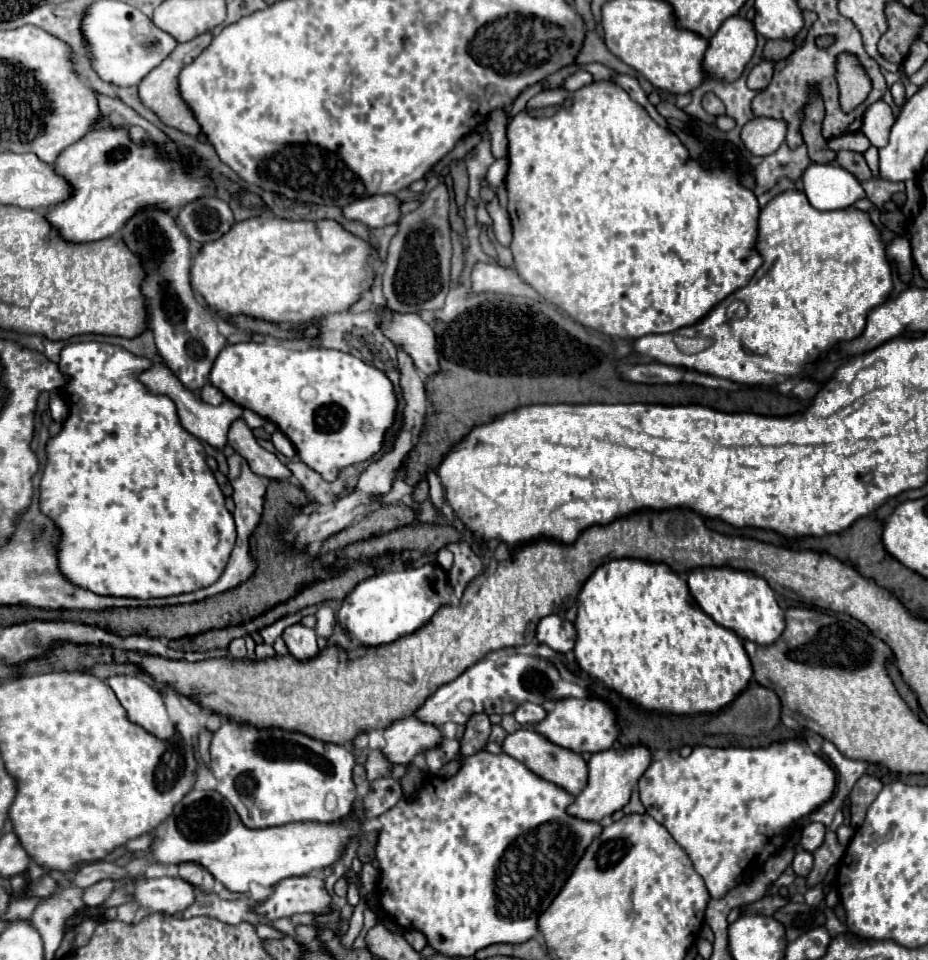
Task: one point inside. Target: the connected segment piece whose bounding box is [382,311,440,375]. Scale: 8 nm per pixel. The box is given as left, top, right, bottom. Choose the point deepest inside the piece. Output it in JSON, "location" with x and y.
{"location":[411,332]}

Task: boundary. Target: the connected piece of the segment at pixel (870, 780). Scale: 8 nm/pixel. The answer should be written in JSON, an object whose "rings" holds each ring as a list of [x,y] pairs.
{"rings":[[[864,775],[856,781],[856,785],[850,793],[850,813],[852,813],[850,821],[852,821],[852,827],[860,827],[864,823],[866,811],[872,805],[872,801],[876,799],[876,795],[880,793],[880,789],[882,789],[882,783],[872,775]]]}

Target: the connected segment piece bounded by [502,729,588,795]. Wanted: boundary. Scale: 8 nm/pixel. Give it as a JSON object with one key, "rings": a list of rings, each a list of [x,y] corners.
{"rings":[[[518,729],[516,733],[510,733],[504,739],[502,747],[504,747],[504,753],[522,761],[536,775],[540,775],[546,781],[556,783],[558,787],[570,791],[572,795],[578,795],[588,785],[588,763],[582,759],[582,755],[552,743],[550,739],[546,739],[542,733],[538,733],[534,729]]]}

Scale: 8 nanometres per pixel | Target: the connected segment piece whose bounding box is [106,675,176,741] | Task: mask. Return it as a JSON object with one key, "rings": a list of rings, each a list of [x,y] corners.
{"rings":[[[114,675],[106,679],[106,683],[116,693],[132,723],[144,727],[160,741],[172,741],[176,731],[168,719],[162,695],[154,687],[150,687],[142,677],[124,675]]]}

